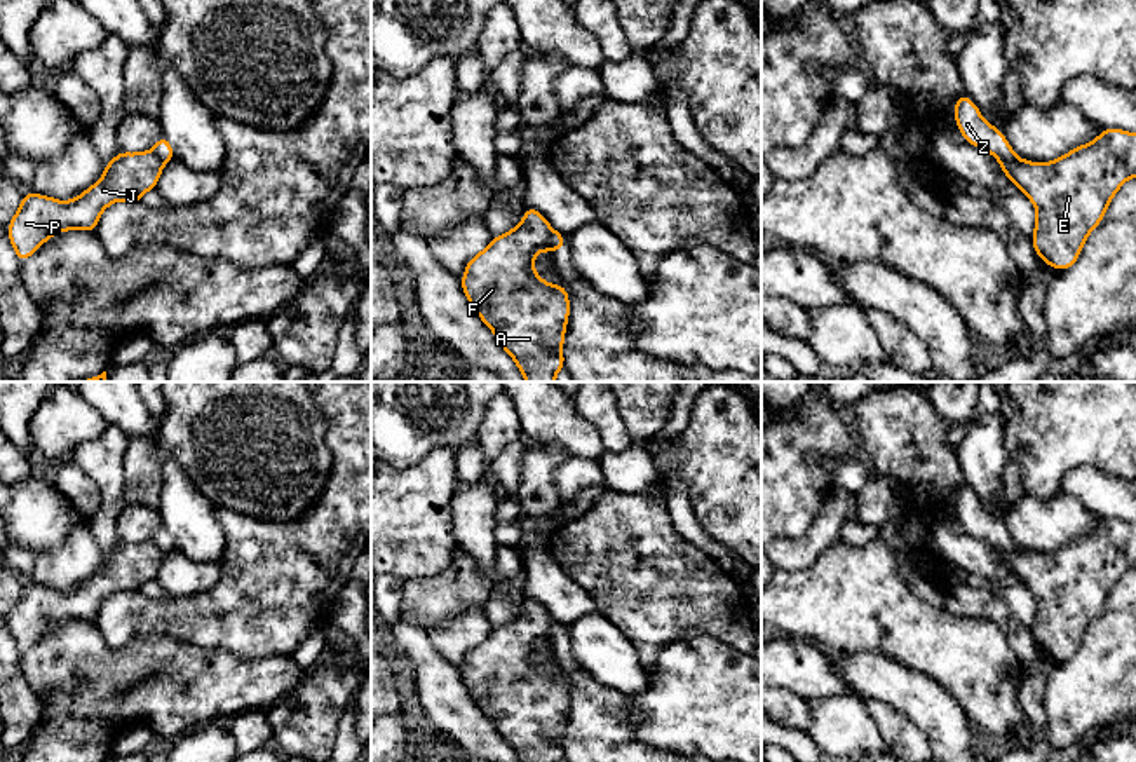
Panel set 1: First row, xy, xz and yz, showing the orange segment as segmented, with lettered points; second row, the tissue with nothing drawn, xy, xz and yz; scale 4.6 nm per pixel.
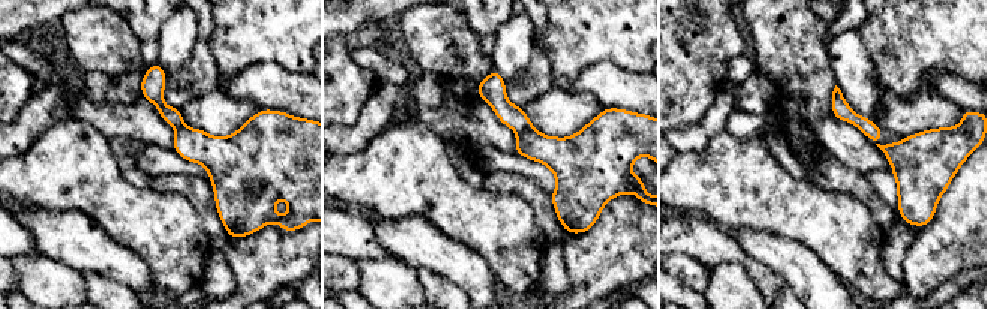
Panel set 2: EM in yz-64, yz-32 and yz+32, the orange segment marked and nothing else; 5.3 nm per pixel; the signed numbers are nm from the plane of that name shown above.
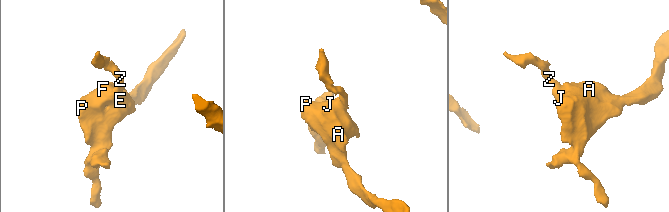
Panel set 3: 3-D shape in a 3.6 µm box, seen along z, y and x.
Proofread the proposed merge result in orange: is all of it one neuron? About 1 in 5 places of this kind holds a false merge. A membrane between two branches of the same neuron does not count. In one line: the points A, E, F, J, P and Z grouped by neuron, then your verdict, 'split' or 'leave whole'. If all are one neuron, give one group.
groups A E F J P / Z; split

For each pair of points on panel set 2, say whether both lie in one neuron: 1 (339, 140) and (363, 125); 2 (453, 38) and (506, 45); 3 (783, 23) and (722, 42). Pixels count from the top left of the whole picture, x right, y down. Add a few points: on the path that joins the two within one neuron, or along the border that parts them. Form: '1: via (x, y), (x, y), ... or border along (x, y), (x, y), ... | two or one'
1: via (345, 140), (357, 131) | one
2: border along (489, 59), (494, 68) | two
3: border along (743, 30), (749, 50) | two

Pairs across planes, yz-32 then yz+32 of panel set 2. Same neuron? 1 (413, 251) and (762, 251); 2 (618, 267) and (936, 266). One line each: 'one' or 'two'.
1: one
2: one

